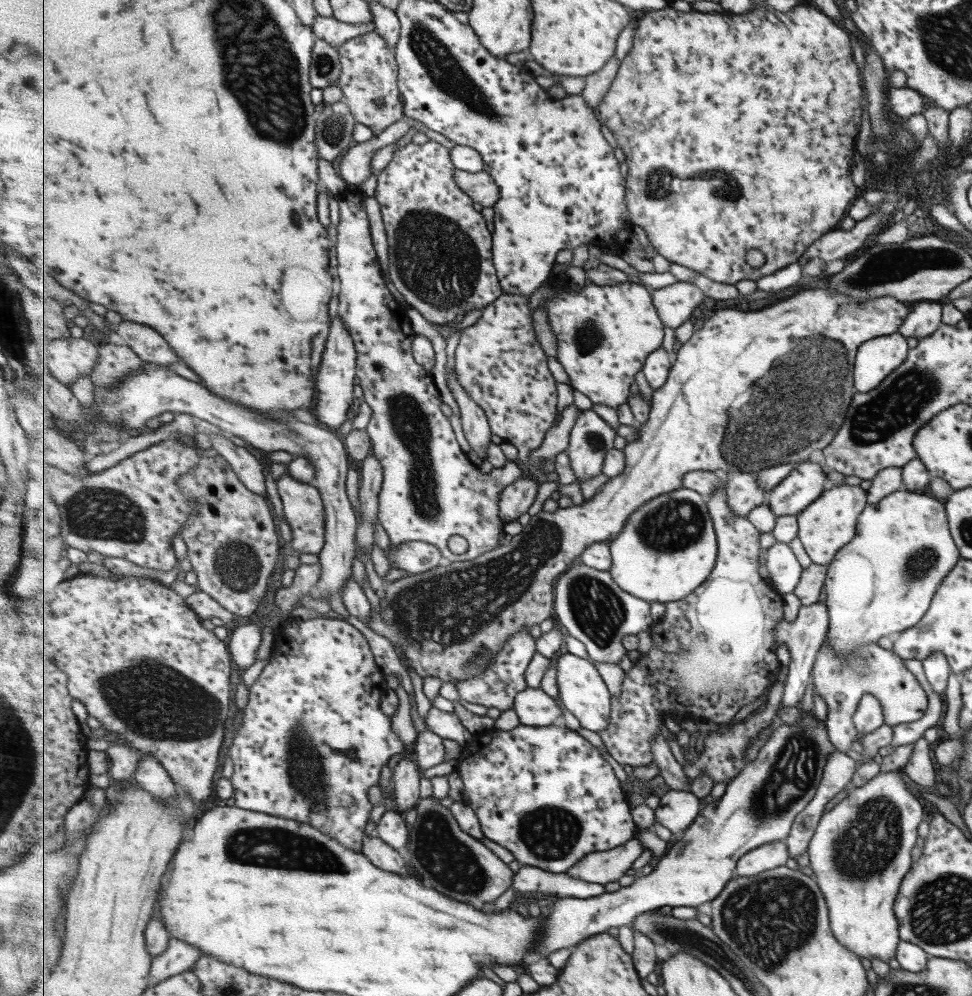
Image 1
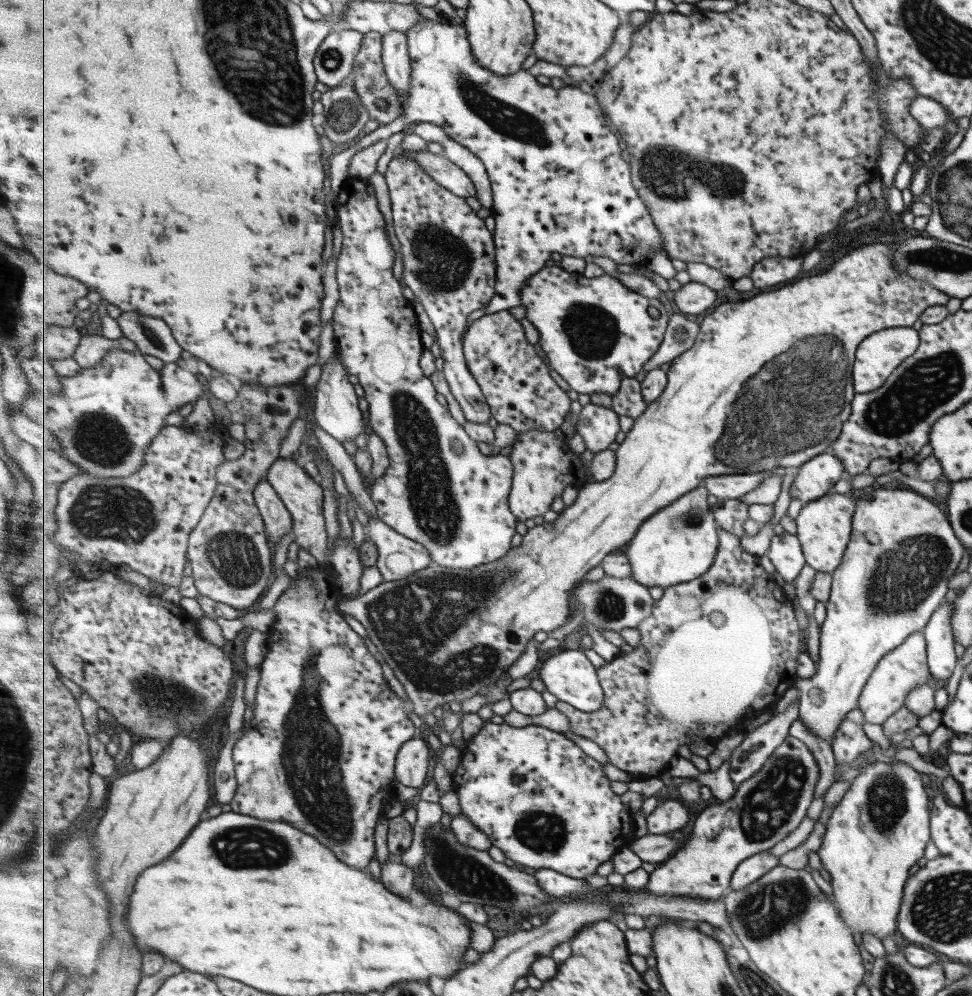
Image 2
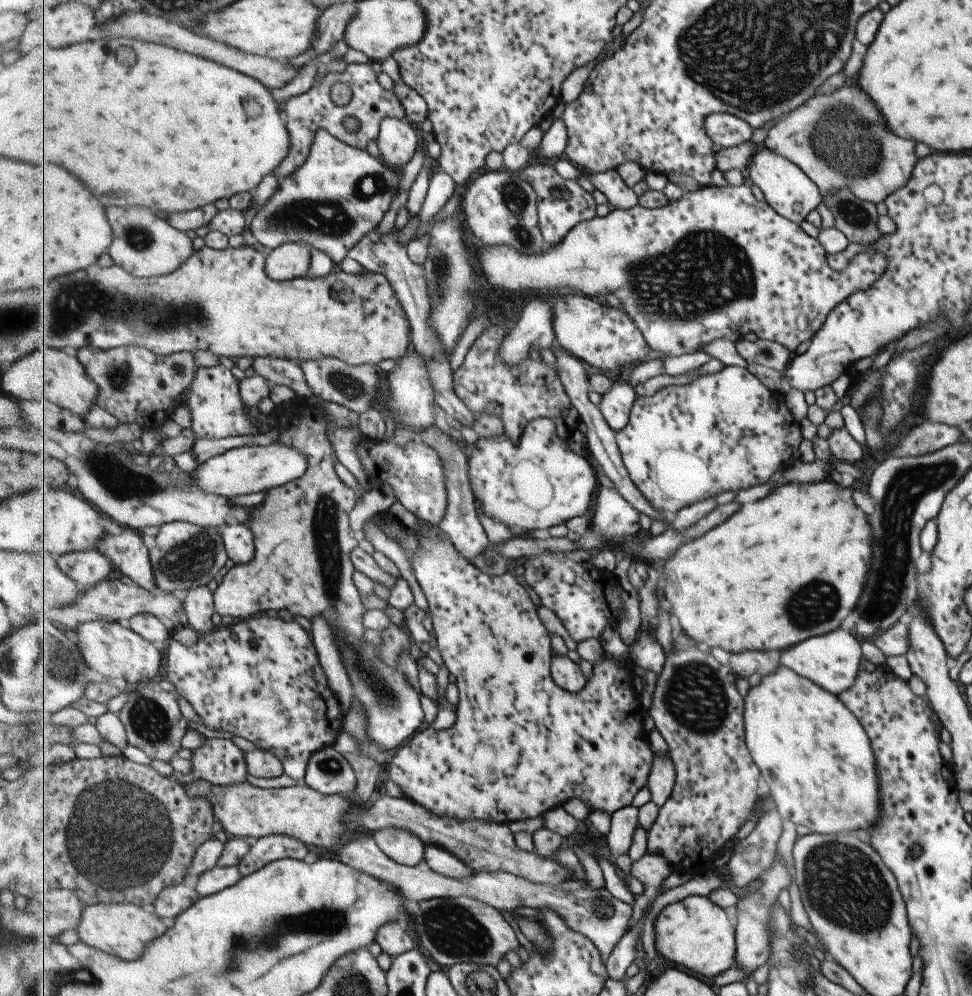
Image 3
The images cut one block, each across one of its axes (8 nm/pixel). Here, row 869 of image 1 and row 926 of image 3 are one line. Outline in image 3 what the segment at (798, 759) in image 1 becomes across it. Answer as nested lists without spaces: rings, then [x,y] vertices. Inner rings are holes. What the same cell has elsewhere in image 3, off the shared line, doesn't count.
[[[691,895],[675,904],[666,906],[653,924],[654,949],[661,956],[685,966],[704,978],[712,980],[735,967],[737,954],[736,926],[727,912],[709,897]]]

